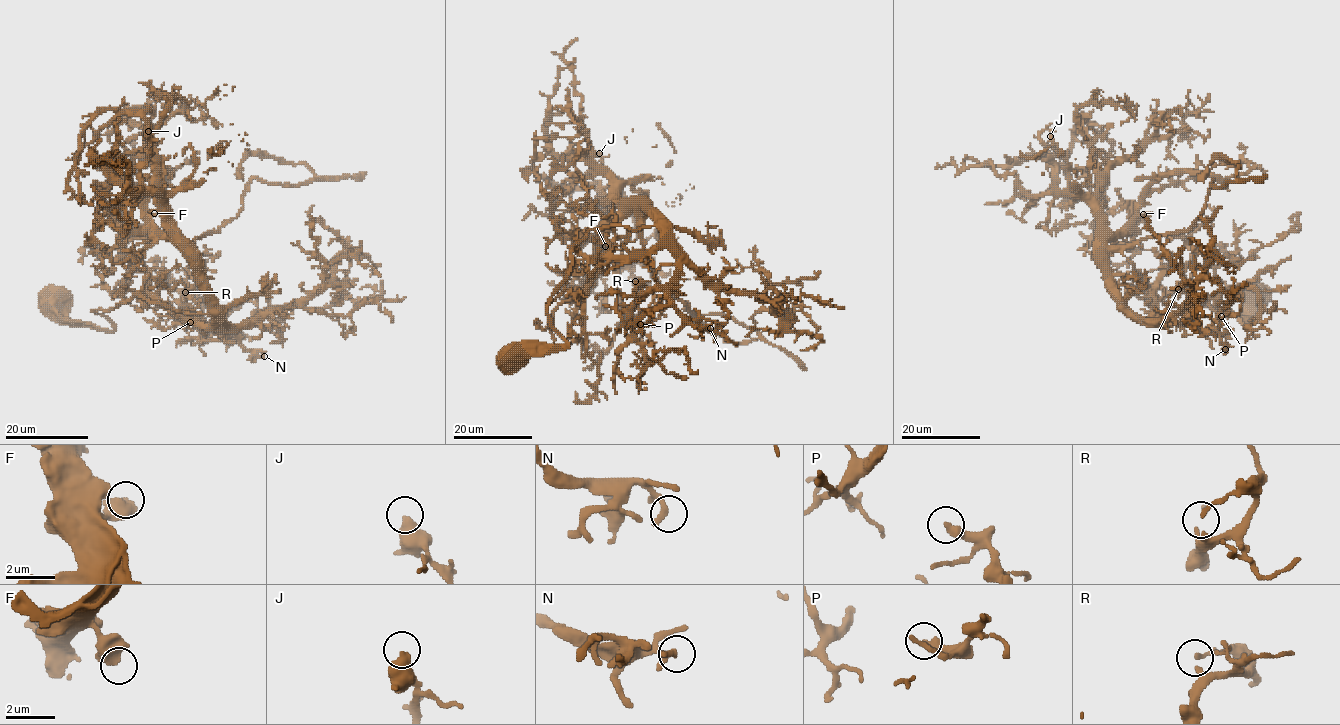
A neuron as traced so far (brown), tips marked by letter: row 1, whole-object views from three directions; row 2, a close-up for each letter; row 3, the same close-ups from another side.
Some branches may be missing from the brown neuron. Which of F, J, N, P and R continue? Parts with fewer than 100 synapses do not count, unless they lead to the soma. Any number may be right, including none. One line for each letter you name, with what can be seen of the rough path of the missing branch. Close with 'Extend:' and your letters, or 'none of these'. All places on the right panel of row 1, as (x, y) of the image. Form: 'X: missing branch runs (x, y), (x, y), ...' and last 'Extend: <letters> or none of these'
Extend: none of these

